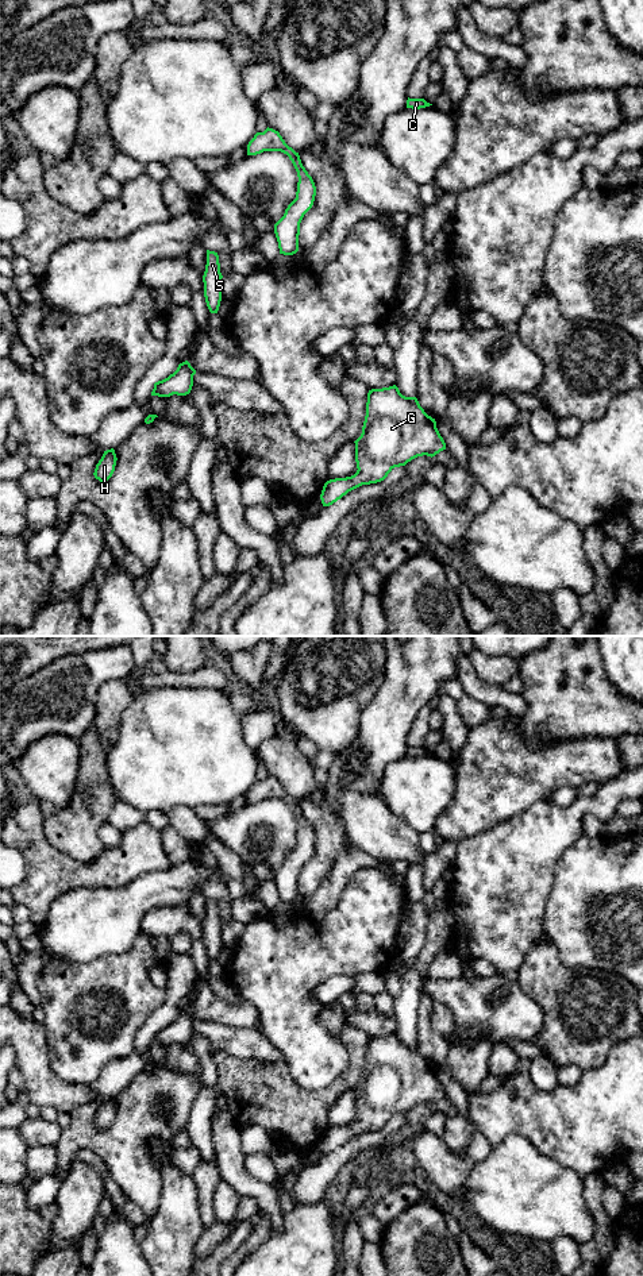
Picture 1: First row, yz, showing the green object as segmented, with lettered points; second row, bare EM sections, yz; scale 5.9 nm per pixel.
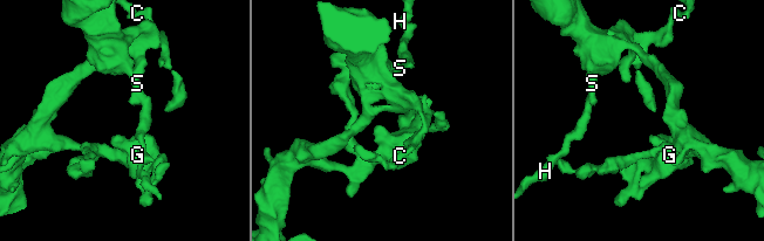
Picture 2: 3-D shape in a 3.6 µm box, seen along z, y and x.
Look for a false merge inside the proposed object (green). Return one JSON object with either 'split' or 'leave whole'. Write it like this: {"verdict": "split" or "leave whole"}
{"verdict": "leave whole"}

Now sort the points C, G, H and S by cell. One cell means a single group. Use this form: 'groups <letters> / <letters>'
groups C G H S

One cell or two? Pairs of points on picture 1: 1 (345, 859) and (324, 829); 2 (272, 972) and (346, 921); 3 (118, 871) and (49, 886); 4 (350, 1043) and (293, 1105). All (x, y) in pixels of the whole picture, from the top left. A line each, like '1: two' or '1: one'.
1: two
2: one
3: one
4: one

